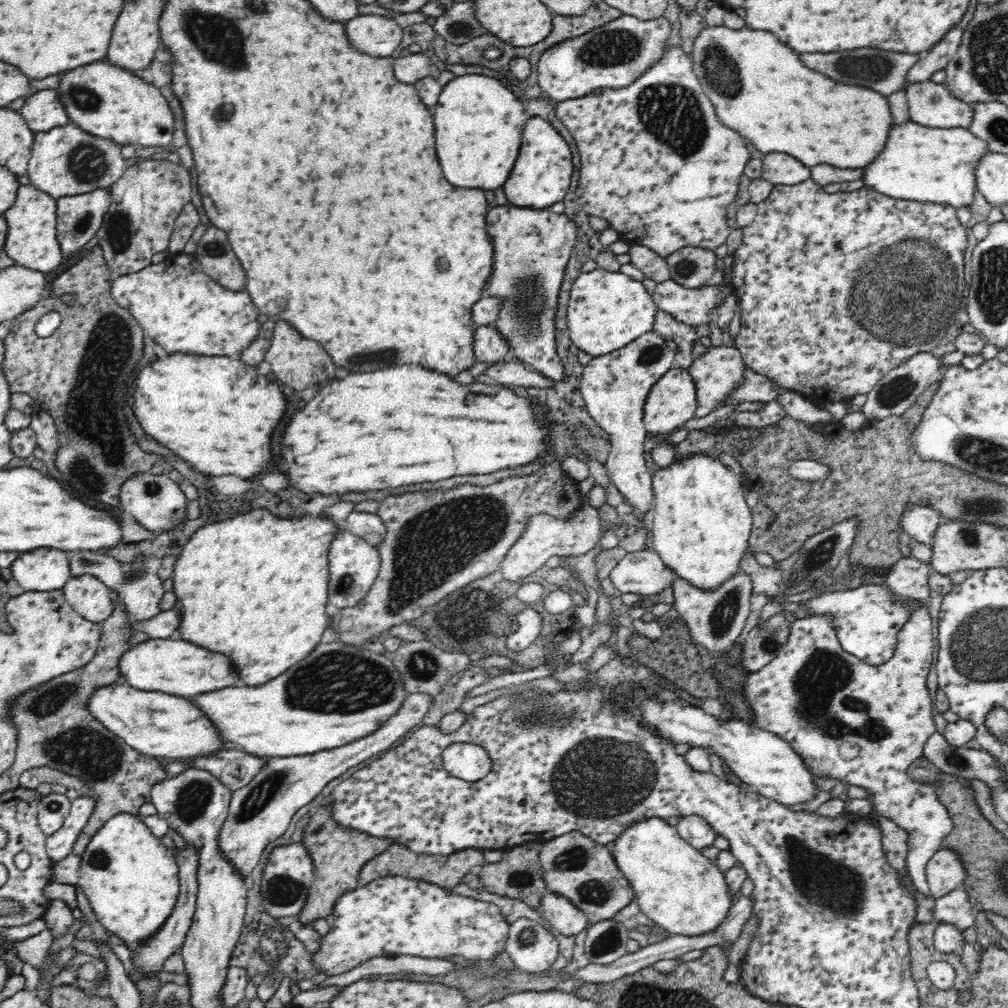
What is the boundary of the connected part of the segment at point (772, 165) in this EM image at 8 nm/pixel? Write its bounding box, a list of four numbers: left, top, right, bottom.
[761,153,810,186]

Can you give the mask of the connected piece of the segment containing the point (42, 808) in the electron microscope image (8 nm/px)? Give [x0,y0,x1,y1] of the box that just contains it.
[38,794,72,836]

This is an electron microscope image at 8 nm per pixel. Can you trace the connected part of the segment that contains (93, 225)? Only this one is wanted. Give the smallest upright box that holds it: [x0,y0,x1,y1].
[57,190,109,257]

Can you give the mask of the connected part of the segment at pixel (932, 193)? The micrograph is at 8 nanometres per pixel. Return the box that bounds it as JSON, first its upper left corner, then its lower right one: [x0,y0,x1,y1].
[866,121,992,210]

